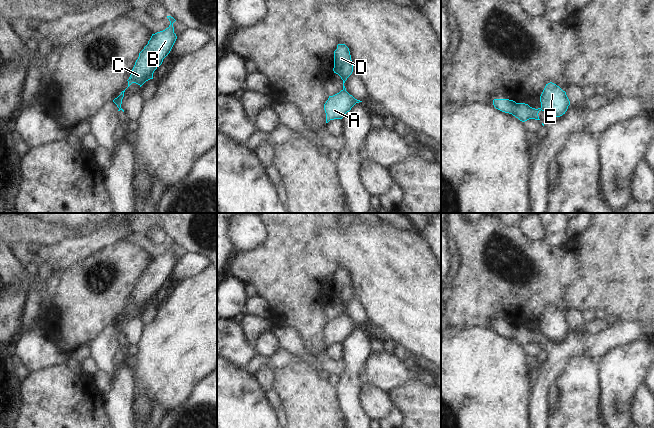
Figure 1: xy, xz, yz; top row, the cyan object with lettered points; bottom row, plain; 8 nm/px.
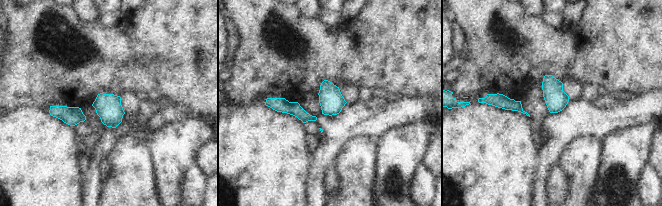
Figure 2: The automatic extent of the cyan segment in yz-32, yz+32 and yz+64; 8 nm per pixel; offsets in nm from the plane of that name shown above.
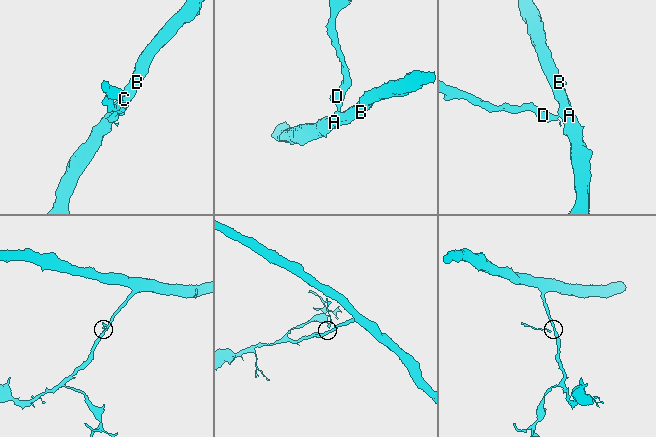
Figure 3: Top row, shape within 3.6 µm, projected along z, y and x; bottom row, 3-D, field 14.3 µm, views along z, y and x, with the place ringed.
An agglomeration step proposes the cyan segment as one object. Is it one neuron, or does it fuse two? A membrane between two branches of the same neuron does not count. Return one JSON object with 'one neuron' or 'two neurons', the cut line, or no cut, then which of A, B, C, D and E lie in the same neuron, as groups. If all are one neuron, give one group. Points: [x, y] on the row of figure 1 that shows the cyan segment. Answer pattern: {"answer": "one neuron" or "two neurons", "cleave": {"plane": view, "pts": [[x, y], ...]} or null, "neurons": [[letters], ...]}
{"answer": "two neurons", "cleave": {"plane": "yz", "pts": [[541, 107], [544, 110]]}, "neurons": [["A", "B", "C", "E"], ["D"]]}

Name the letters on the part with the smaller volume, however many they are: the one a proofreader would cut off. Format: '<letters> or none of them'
D

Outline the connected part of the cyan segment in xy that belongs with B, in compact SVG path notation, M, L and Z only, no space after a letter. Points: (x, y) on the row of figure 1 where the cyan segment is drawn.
M167 16L170 25L163 31L152 34L148 44L139 53L139 57L131 71L128 87L132 83L140 87L148 80L153 79L153 73L163 62L163 59L170 53L177 36L174 33L173 17Z

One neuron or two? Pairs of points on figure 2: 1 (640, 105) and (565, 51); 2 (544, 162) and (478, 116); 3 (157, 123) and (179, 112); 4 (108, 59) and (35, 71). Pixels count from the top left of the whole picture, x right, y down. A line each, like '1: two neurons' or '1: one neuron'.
1: two neurons
2: two neurons
3: one neuron
4: one neuron

